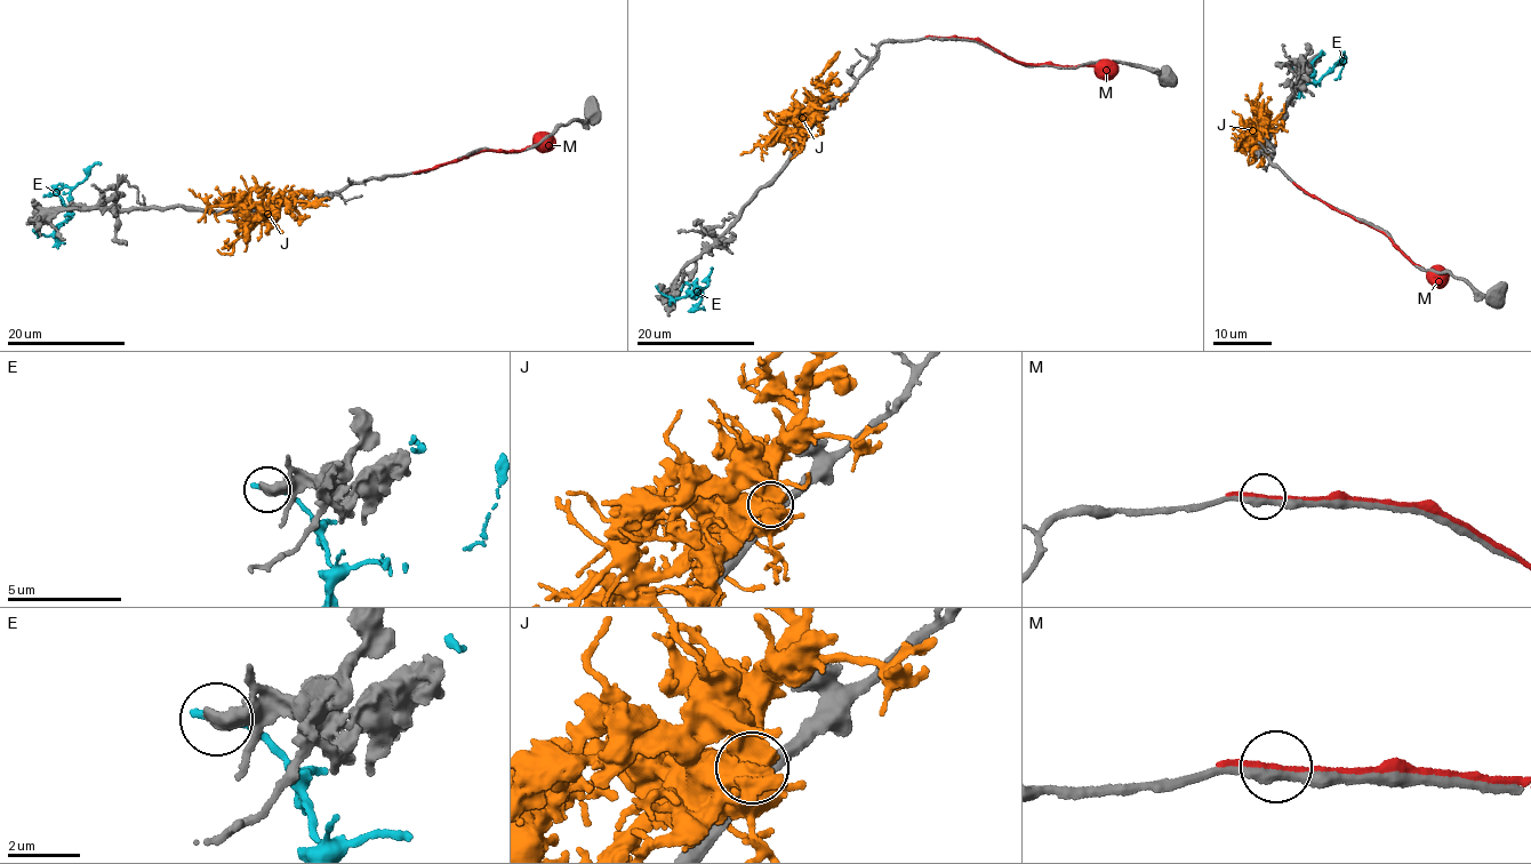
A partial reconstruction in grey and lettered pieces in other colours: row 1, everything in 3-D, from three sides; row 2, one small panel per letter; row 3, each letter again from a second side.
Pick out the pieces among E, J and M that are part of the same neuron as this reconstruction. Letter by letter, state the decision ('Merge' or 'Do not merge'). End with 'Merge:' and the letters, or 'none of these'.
E: Do not merge
J: Merge
M: Do not merge
Merge: J

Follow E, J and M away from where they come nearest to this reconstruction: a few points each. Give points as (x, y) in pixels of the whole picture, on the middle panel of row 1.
E: (657, 289), (672, 298), (697, 296), (707, 285), (705, 280), (712, 266)
J: (819, 114), (808, 117), (793, 130), (771, 135), (740, 156)
M: (935, 37), (977, 37), (1021, 63), (1049, 62), (1064, 68), (1104, 63), (1117, 73)

